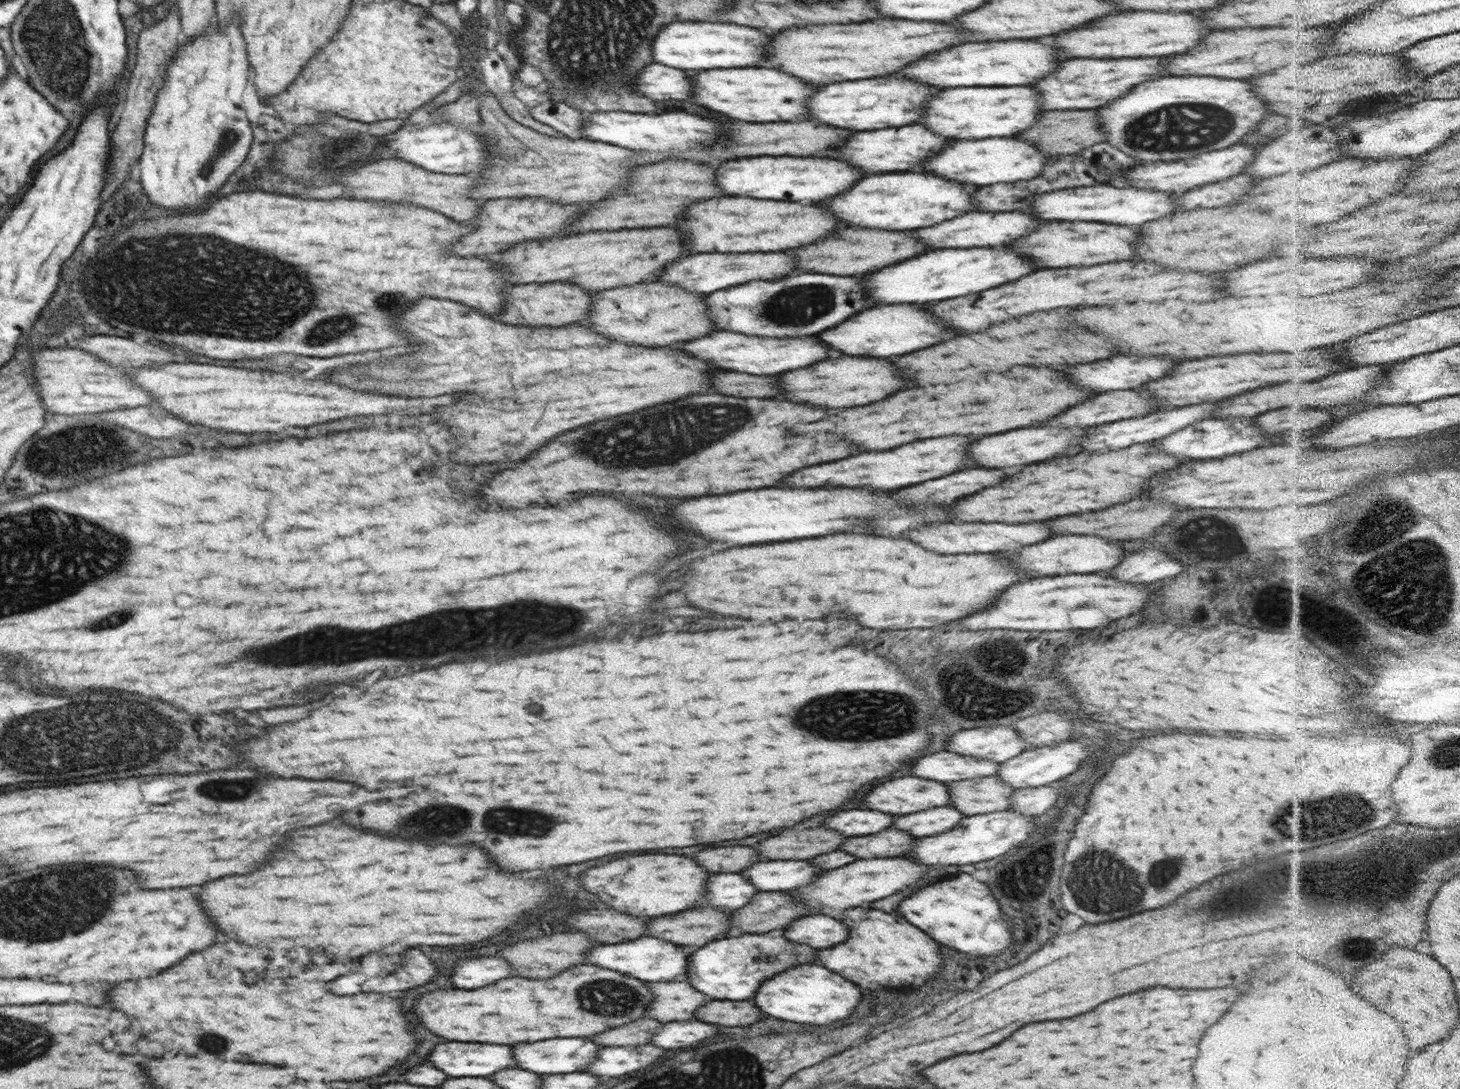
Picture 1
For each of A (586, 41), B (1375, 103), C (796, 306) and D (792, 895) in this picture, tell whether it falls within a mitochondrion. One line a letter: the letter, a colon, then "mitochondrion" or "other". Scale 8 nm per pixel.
A: mitochondrion
B: mitochondrion
C: mitochondrion
D: other

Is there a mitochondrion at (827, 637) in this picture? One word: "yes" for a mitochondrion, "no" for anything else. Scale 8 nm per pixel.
no

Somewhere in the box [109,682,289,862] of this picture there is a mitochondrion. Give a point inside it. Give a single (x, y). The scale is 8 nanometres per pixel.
(223, 789)

